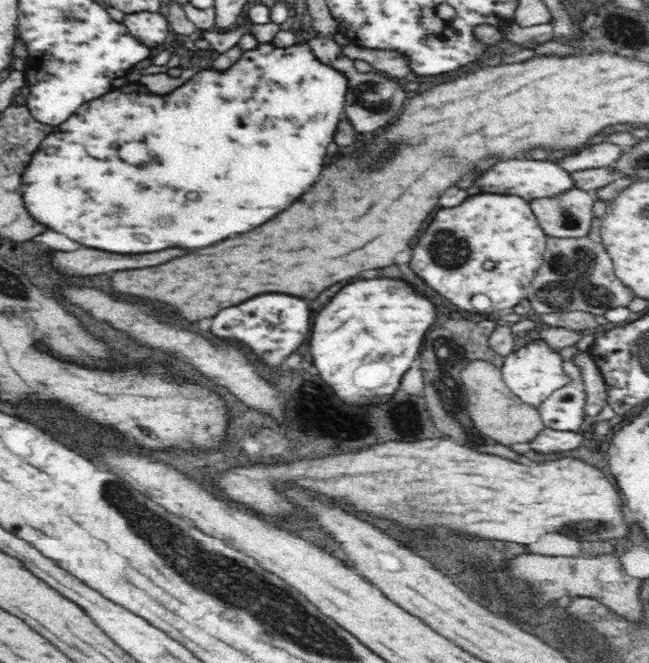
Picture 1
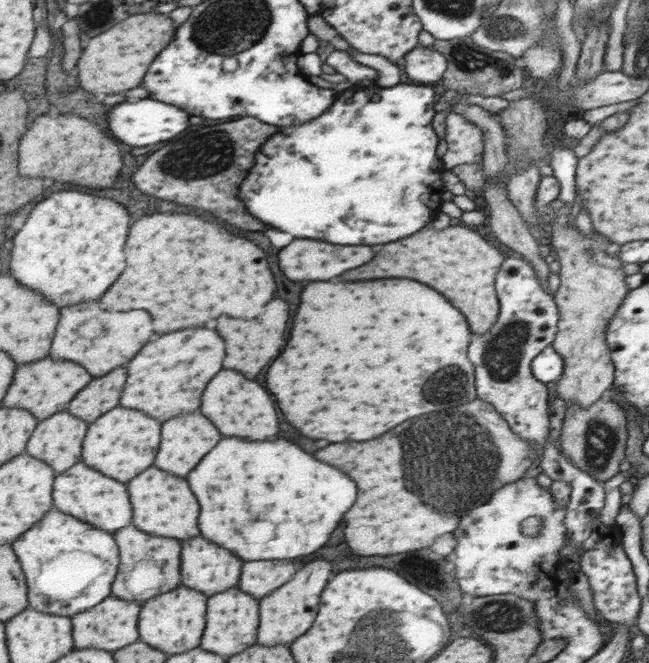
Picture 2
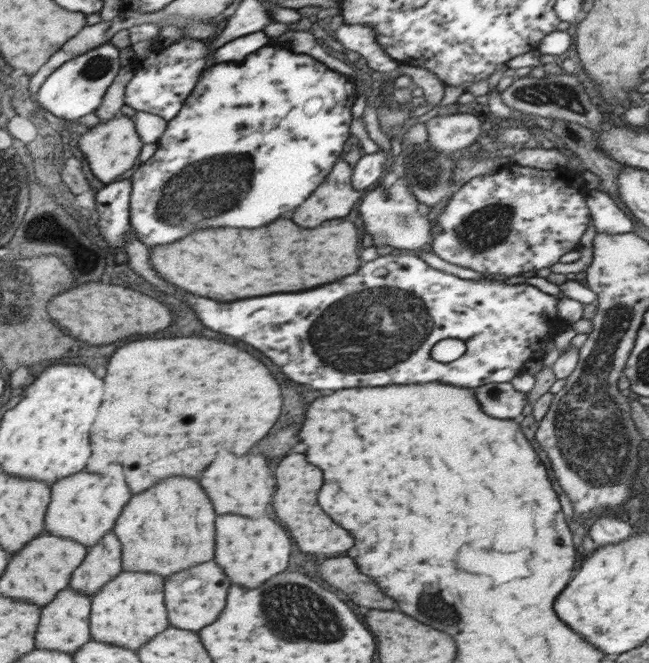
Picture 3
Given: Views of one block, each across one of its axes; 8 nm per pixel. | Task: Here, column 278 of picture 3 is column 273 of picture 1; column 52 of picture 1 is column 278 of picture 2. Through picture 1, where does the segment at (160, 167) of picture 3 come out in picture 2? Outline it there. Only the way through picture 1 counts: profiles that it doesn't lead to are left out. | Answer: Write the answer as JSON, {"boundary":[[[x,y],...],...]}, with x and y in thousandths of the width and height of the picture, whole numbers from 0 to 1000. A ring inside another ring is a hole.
{"boundary":[[[613,125],[601,133],[584,131],[581,127],[569,131],[549,127],[530,137],[518,139],[518,145],[508,166],[496,172],[493,178],[484,178],[481,184],[471,184],[465,190],[431,190],[428,202],[422,208],[416,207],[407,217],[404,226],[398,226],[398,238],[391,250],[385,253],[385,262],[373,275],[373,302],[379,314],[385,317],[388,326],[394,326],[401,335],[416,338],[419,344],[431,350],[444,350],[456,359],[484,359],[484,362],[502,362],[512,368],[527,368],[527,371],[576,371],[576,368],[595,368],[607,365],[626,356],[635,356],[647,344],[659,341],[666,335],[666,326],[675,323],[683,302],[681,293],[684,281],[680,275],[680,262],[686,253],[680,240],[672,237],[672,220],[675,207],[666,192],[669,178],[669,136],[653,127]]]}

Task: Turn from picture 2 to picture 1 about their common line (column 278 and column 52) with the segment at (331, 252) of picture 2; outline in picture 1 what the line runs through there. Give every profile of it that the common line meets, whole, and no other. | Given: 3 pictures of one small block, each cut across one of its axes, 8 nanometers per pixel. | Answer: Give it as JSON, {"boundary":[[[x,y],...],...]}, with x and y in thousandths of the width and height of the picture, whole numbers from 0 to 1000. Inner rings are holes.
{"boundary":[[[120,374],[114,380],[80,380],[77,395],[102,416],[142,416],[173,407],[240,401],[284,383],[290,383],[284,374],[262,374],[240,383],[163,383],[160,377]]]}

